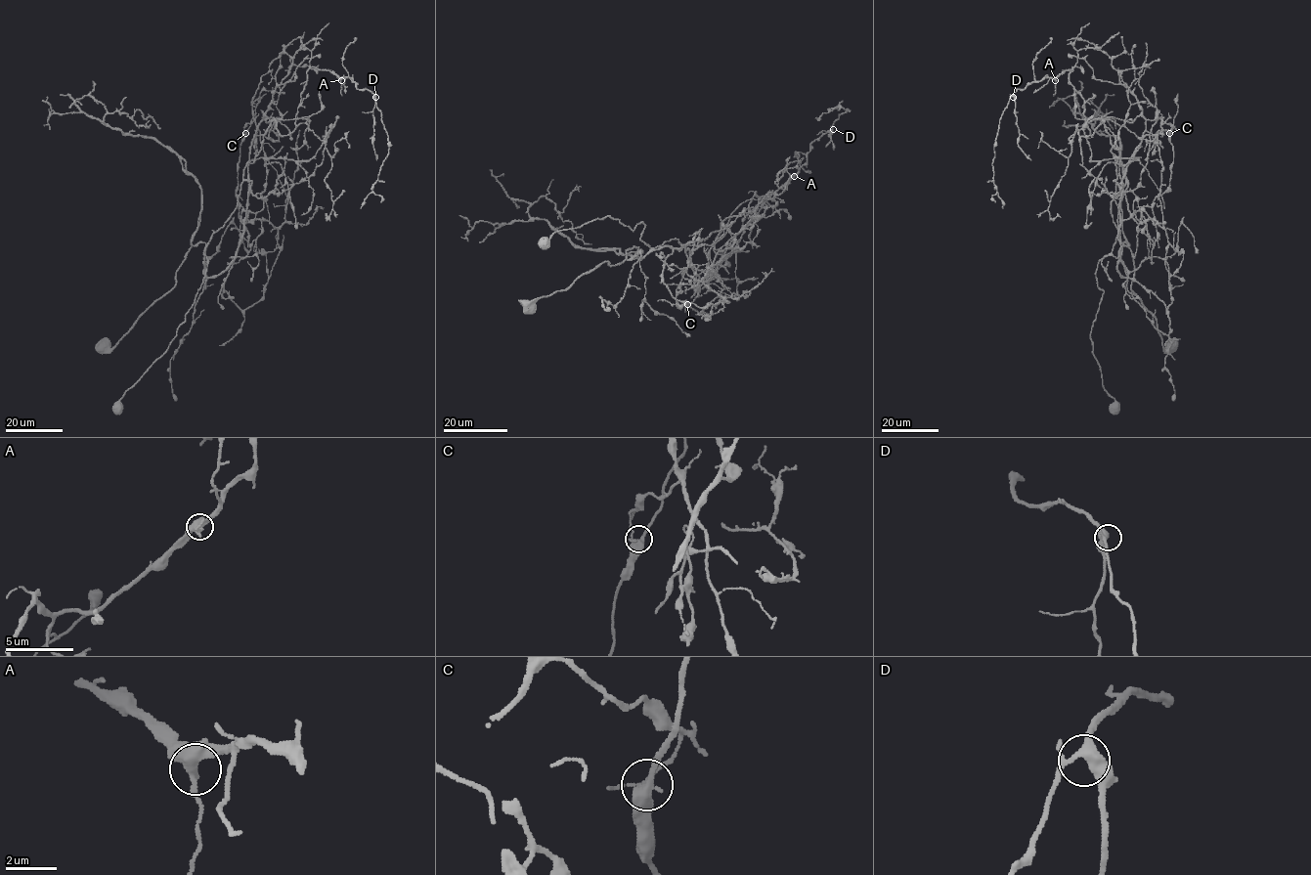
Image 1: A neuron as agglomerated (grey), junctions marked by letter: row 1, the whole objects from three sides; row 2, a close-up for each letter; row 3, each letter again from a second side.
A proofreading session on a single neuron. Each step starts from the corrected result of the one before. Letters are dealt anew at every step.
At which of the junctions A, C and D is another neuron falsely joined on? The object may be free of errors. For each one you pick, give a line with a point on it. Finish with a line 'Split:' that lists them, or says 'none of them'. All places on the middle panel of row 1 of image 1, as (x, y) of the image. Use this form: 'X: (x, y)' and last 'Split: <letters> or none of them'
C: (687, 304)
Split: C

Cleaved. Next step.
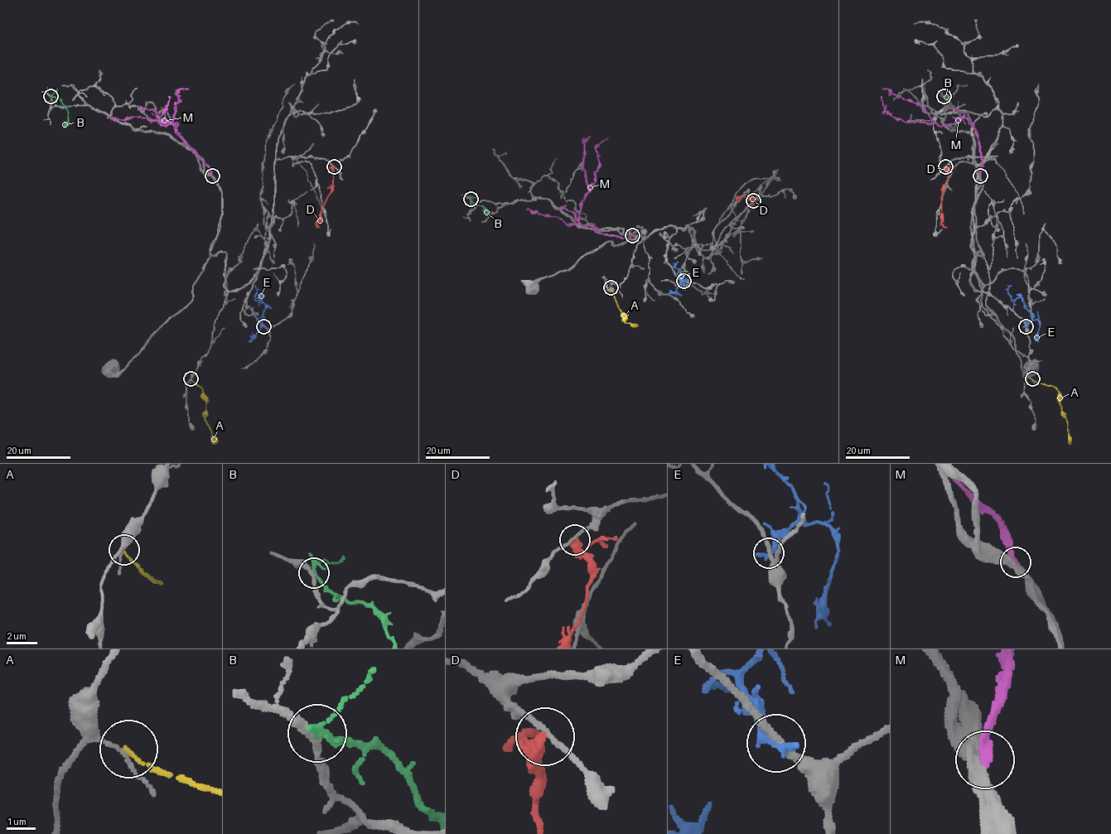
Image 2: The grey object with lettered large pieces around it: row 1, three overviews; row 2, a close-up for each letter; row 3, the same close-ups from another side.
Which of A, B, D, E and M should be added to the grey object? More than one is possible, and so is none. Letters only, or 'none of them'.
none of them

